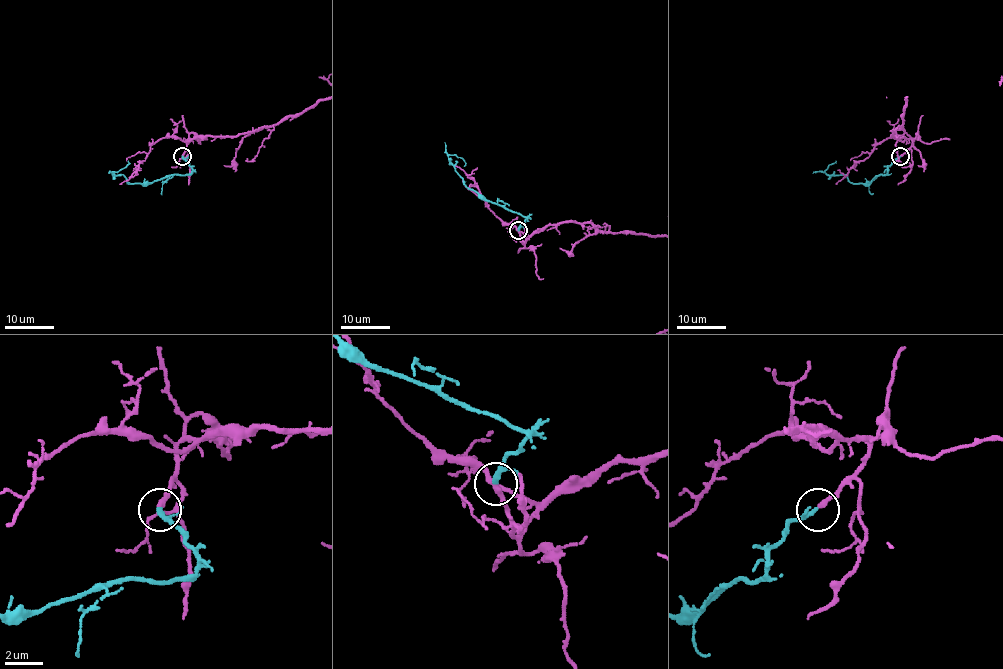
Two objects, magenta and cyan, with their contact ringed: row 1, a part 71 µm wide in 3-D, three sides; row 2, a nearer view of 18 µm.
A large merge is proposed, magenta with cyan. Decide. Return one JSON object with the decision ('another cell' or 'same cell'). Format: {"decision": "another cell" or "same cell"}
{"decision": "same cell"}

